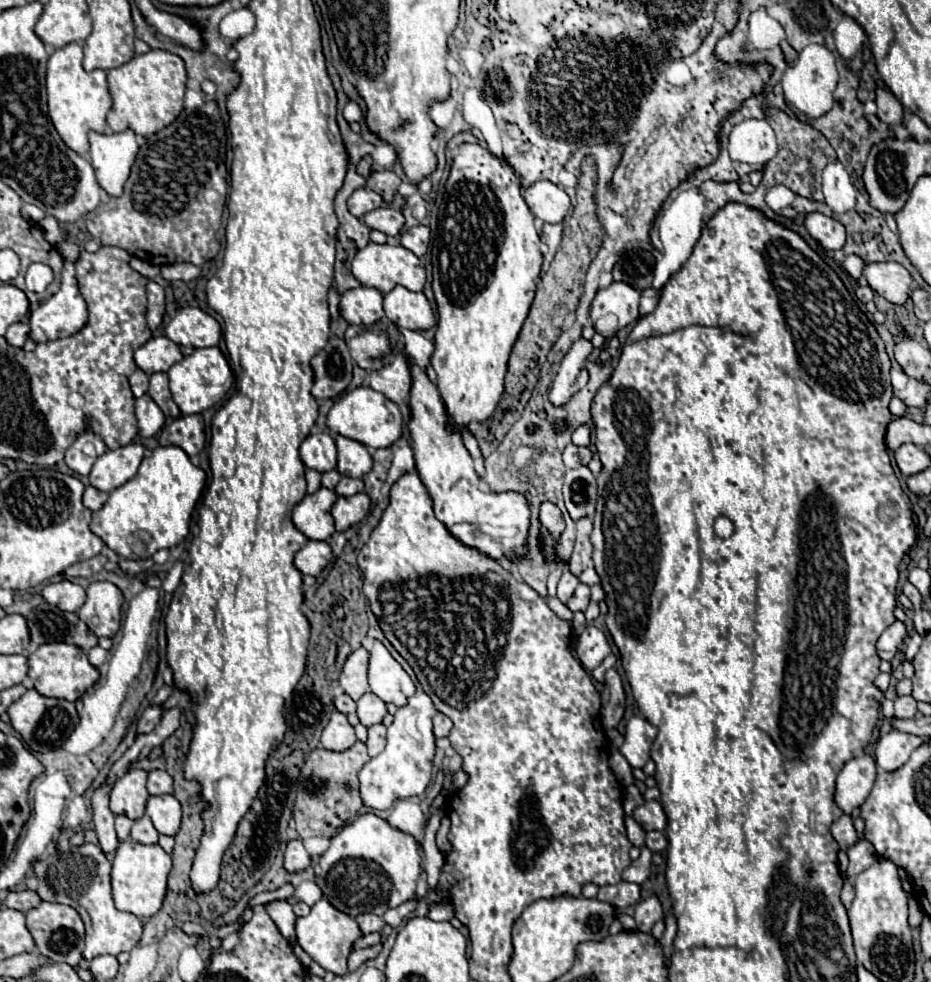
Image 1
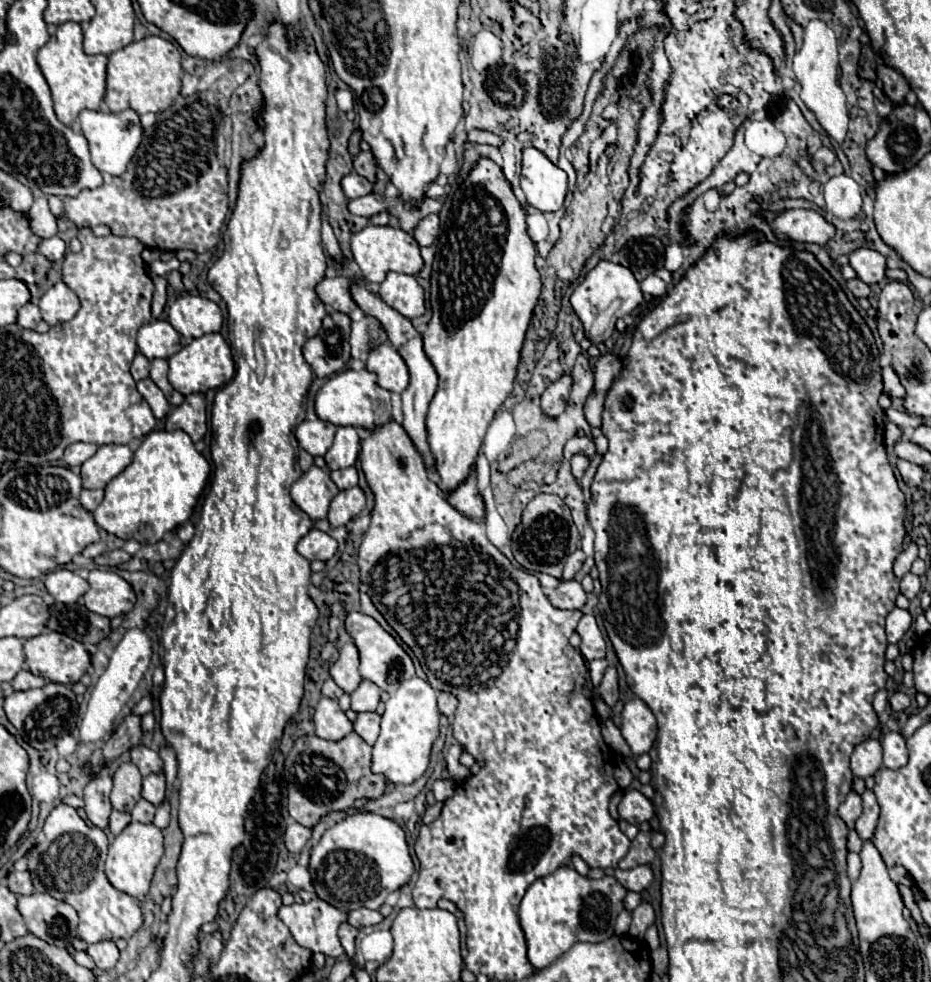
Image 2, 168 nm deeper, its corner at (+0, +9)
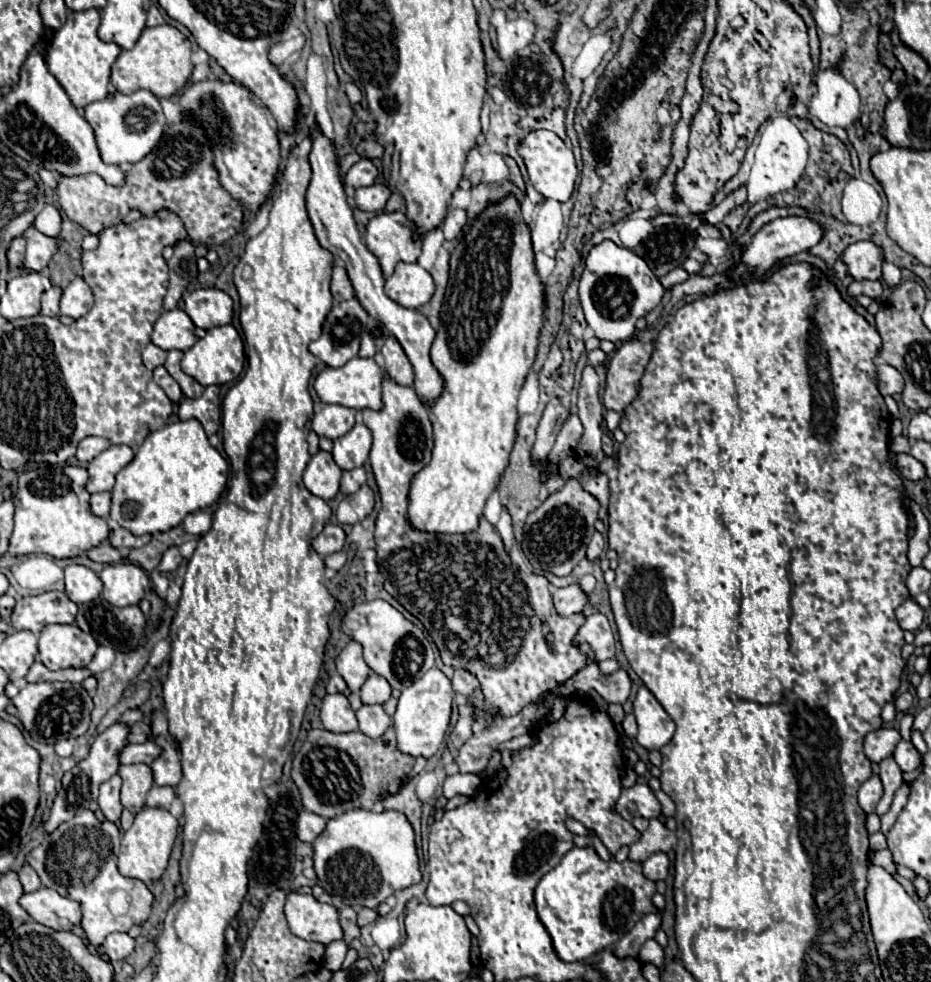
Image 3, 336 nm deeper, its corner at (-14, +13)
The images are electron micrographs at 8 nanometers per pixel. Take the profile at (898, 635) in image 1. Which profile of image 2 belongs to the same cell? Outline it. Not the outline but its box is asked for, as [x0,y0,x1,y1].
[886,608,912,644]

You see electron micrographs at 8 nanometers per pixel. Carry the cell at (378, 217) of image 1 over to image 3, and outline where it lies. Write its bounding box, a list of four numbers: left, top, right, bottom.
[354,184,390,212]

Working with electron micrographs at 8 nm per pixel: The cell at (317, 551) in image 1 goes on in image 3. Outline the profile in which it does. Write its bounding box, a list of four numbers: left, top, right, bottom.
[314,524,346,556]

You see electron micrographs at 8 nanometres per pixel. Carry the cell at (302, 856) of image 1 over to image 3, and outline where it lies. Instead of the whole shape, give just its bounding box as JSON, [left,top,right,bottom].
[296,812,326,842]

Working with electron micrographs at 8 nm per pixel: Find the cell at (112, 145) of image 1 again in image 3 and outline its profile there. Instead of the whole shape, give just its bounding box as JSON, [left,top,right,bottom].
[84,90,166,164]

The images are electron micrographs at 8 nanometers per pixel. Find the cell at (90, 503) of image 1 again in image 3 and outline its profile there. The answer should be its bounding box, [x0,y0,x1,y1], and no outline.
[90,492,110,518]

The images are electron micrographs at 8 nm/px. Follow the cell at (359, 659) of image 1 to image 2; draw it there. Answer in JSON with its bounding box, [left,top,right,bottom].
[330,642,362,694]

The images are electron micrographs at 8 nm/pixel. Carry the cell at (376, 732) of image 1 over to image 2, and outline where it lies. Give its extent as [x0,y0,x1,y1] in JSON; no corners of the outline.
[354,712,380,744]

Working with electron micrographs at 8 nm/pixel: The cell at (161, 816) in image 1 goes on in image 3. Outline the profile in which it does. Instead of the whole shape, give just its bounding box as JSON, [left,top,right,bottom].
[150,736,182,786]

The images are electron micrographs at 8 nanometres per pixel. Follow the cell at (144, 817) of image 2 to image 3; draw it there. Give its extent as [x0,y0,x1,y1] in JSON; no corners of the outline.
[146,786,176,808]

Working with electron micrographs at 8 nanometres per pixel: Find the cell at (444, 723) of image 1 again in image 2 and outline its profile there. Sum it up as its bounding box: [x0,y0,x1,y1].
[438,692,458,718]

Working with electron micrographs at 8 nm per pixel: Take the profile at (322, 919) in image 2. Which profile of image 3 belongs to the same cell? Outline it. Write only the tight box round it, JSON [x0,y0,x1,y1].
[284,892,342,944]

